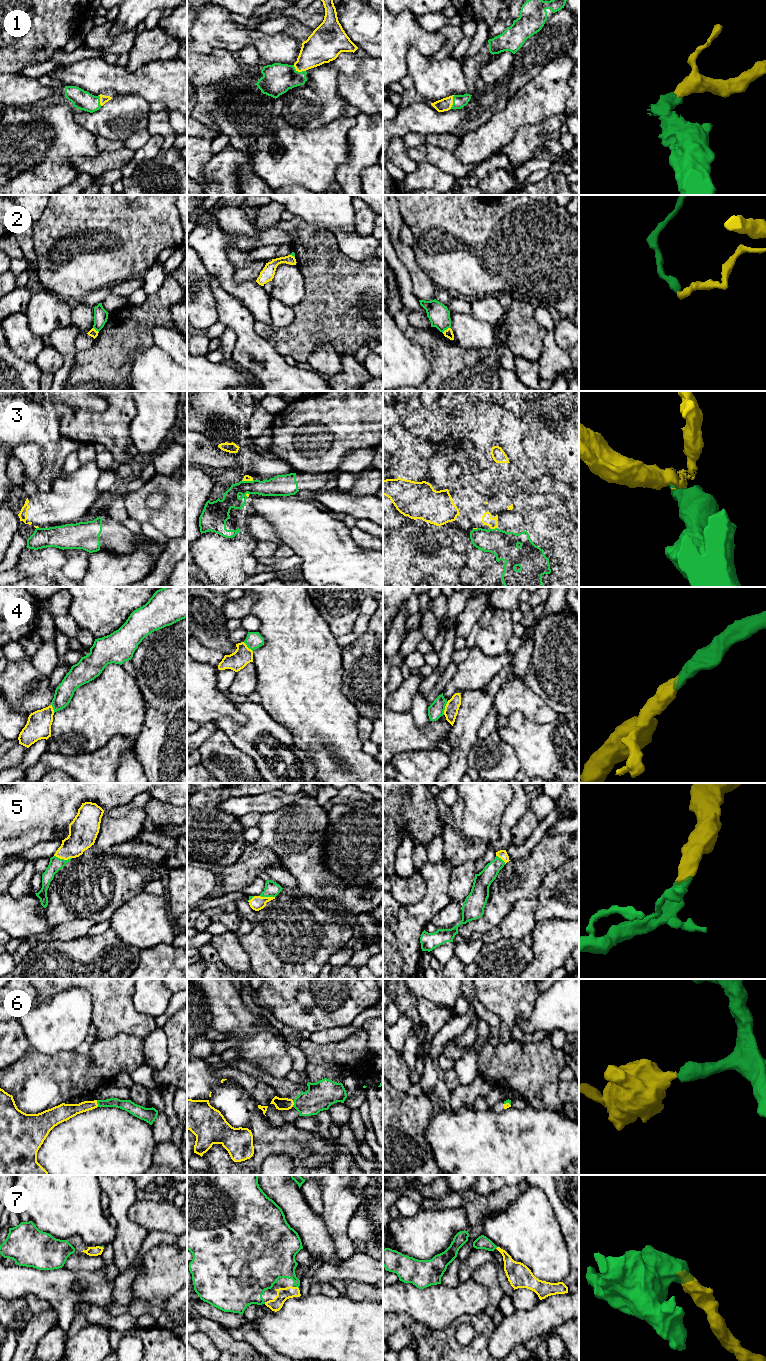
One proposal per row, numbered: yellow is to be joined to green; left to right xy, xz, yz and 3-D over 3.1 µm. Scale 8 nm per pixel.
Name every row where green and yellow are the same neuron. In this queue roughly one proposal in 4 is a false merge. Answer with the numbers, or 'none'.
1, 4, 5, 6, 7

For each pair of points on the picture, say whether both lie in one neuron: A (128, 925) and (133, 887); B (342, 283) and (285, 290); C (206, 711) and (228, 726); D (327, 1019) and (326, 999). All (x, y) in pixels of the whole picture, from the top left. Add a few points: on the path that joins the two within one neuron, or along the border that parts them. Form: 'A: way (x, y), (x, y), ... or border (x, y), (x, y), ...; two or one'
A: border (143, 891), (131, 896), (115, 912); two
B: border (297, 266), (304, 281), (304, 297), (292, 306); two
C: border (214, 721), (221, 717), (231, 717), (240, 724); two
D: way (327, 1014), (327, 1004); one

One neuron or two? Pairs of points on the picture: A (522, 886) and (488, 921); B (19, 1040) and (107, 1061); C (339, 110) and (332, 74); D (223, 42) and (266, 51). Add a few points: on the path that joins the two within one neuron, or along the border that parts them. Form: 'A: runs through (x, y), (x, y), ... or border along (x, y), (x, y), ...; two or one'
A: runs through (513, 893), (494, 912); one
B: border along (29, 1046), (13, 1063); two
C: runs through (331, 101), (331, 83); one
D: runs through (234, 39), (255, 40); one

